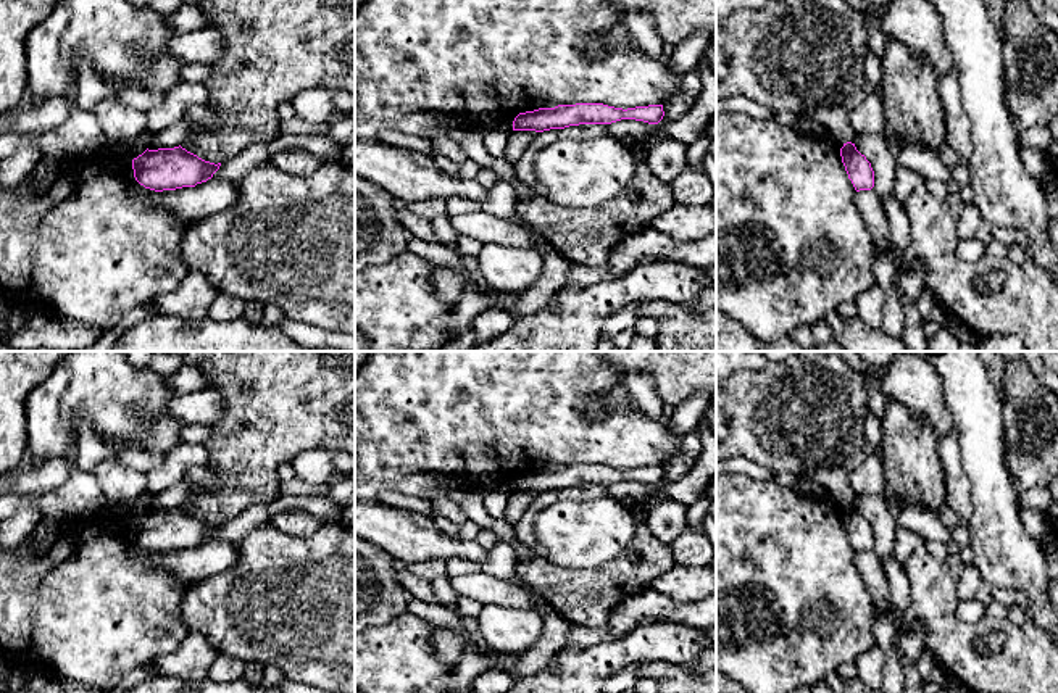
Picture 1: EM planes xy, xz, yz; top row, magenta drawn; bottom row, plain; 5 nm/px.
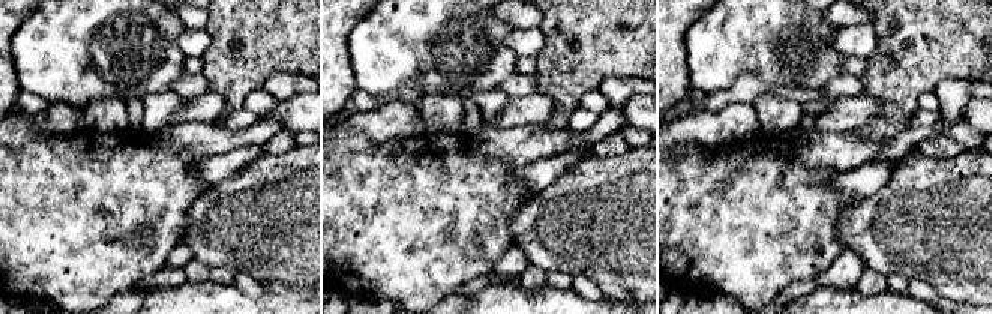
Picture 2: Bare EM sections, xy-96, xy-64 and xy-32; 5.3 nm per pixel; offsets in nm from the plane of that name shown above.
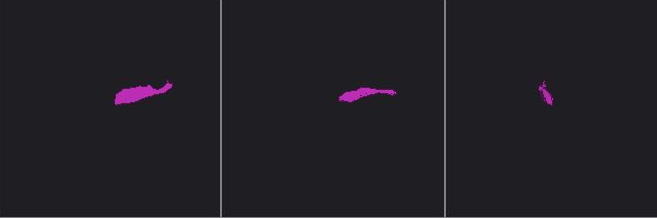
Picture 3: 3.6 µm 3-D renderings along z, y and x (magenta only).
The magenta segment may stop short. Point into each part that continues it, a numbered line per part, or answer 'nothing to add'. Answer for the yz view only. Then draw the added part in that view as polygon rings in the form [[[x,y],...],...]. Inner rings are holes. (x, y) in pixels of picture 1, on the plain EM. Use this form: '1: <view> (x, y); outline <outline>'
1: yz (834, 481); outline [[[819,467],[797,477],[808,479],[821,485],[827,496],[837,503],[839,509],[842,509],[847,503],[855,503],[856,493],[848,482],[848,471],[843,467]]]

